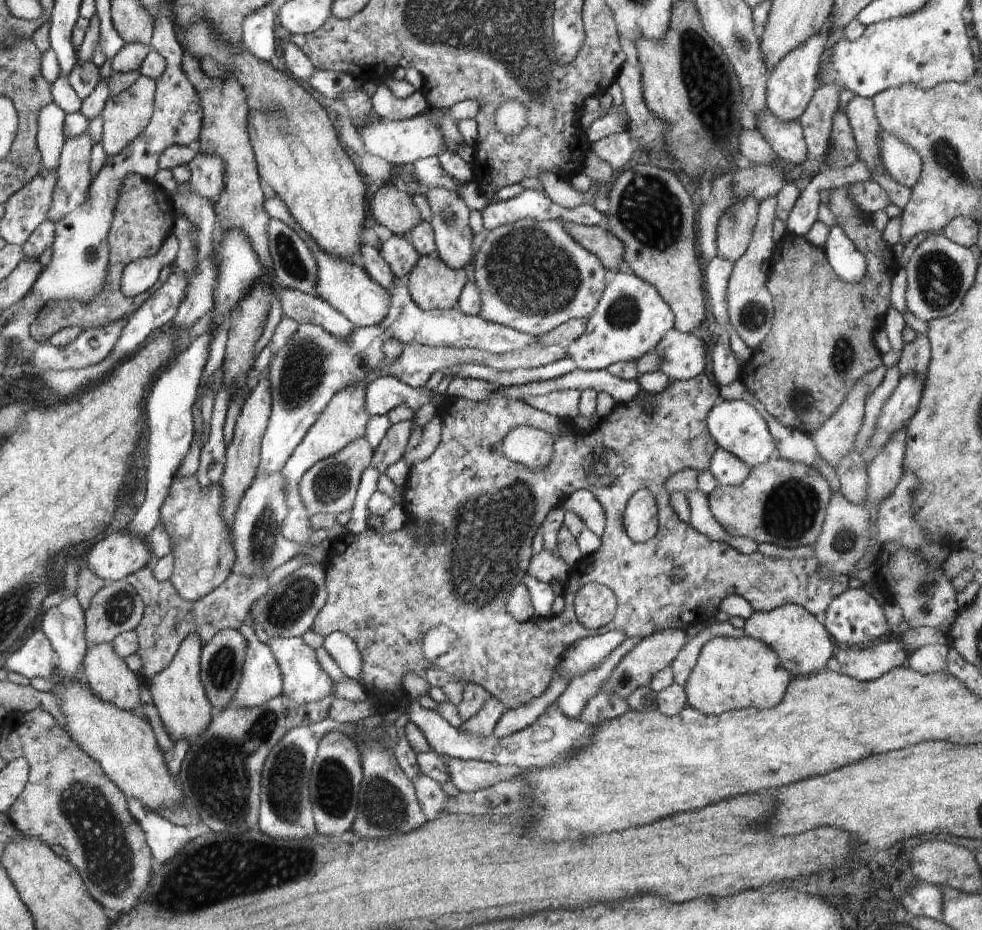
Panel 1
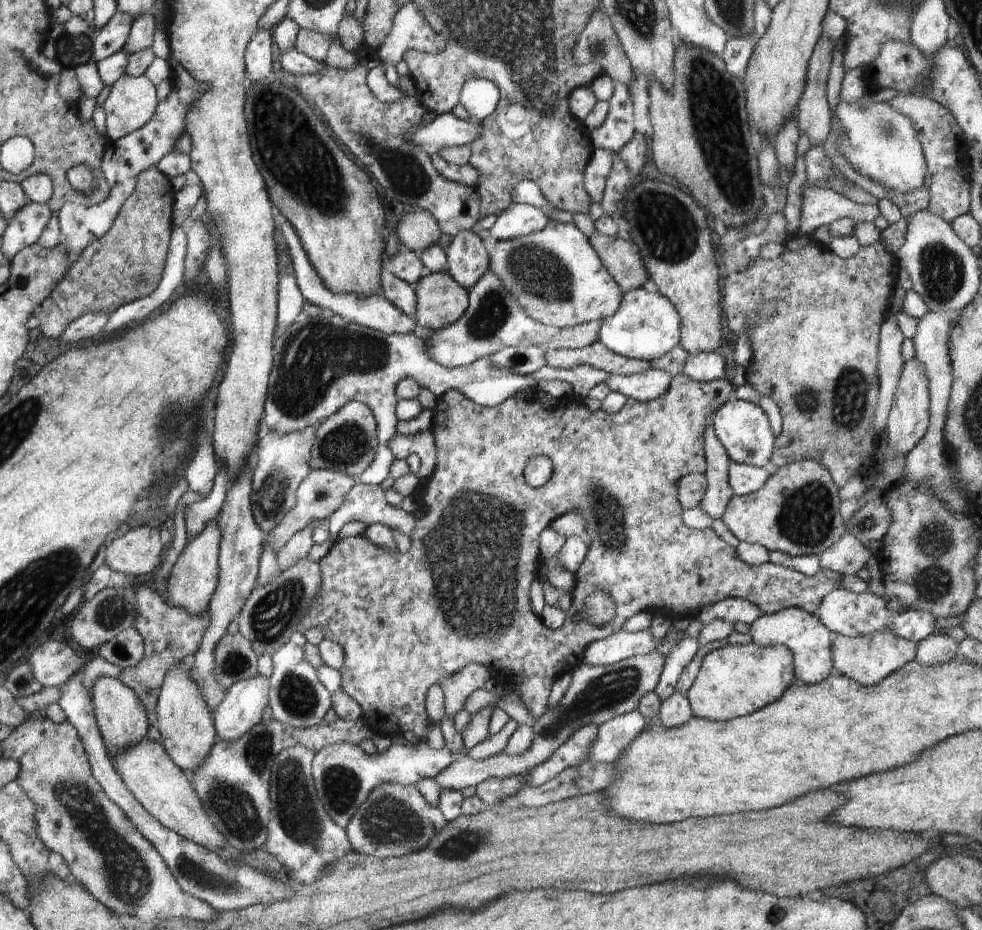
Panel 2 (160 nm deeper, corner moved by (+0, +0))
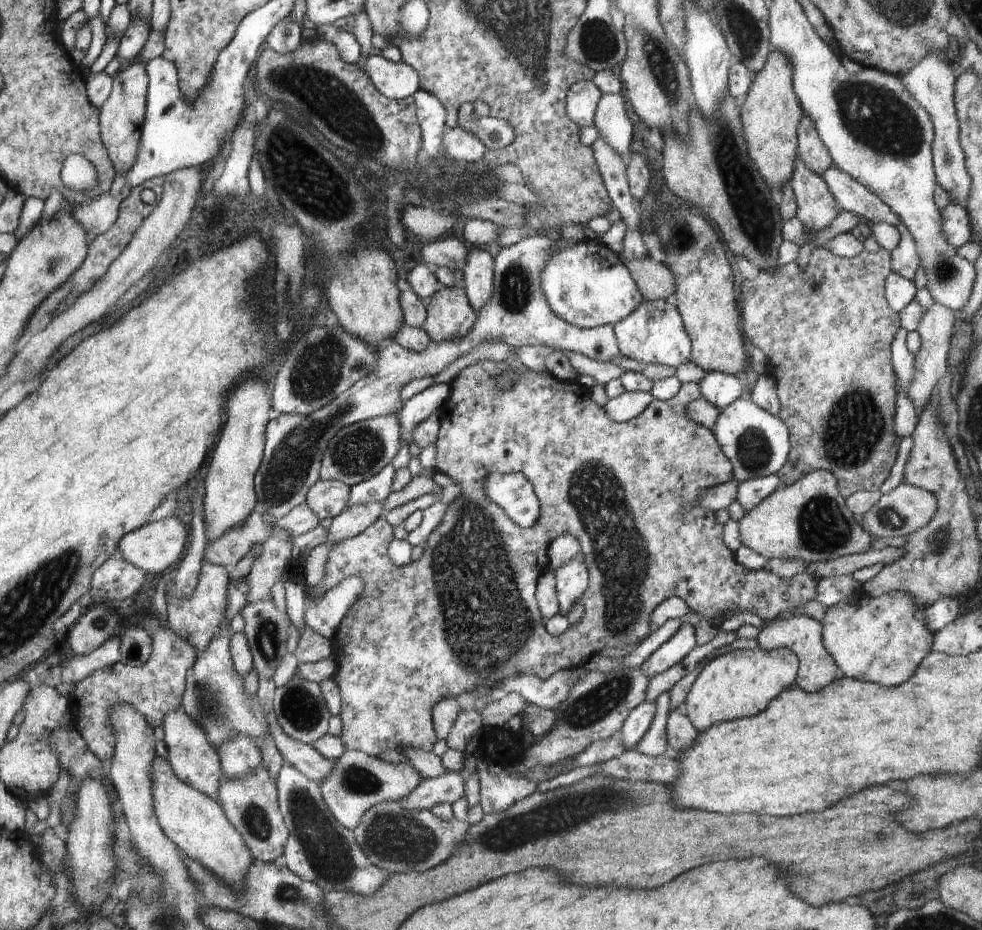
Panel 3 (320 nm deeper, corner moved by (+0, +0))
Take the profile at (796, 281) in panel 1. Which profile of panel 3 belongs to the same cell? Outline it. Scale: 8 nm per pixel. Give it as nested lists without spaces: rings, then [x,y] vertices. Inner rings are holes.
[[[814,248],[810,252],[809,261],[805,269],[801,269],[794,262],[777,264],[774,271],[760,271],[755,279],[744,279],[740,282],[742,302],[739,313],[741,314],[741,330],[744,338],[750,340],[755,347],[760,348],[768,357],[766,373],[775,378],[777,395],[781,404],[777,417],[787,426],[791,449],[788,460],[777,474],[783,487],[798,482],[804,475],[814,472],[816,469],[824,469],[831,472],[838,483],[838,490],[845,500],[858,491],[878,491],[882,483],[894,466],[901,436],[896,434],[894,417],[896,412],[897,392],[895,391],[895,370],[891,359],[891,344],[895,332],[900,328],[899,313],[890,308],[884,295],[887,276],[892,272],[891,252],[880,249],[871,253],[866,250],[855,257],[839,257],[822,248]]]

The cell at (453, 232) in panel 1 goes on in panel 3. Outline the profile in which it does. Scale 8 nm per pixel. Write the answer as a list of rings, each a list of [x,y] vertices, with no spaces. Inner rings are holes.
[[[470,250],[464,267],[465,293],[478,313],[489,304],[494,288],[494,259],[487,251]]]

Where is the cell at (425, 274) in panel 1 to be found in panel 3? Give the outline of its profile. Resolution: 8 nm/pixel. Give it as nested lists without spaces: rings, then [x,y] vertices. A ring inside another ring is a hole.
[[[461,286],[440,287],[427,308],[423,329],[434,343],[465,337],[475,325],[477,312]]]

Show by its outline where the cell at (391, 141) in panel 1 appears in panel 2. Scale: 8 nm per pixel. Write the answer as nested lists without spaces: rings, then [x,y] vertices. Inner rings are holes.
[[[454,113],[424,116],[418,130],[411,135],[411,141],[423,148],[426,154],[437,152],[442,147],[470,145],[482,136],[482,121],[470,117],[460,119]]]

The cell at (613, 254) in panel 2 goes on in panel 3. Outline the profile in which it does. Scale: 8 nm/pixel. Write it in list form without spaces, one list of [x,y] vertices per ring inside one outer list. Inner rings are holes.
[[[616,253],[619,261],[630,271],[640,294],[647,301],[673,301],[677,282],[672,271],[648,256],[642,260],[626,259],[622,253]]]

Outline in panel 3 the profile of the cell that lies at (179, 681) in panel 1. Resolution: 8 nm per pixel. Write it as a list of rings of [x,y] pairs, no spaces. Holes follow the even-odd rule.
[[[182,709],[167,712],[162,727],[165,734],[164,744],[168,751],[167,759],[178,780],[216,801],[219,798],[219,786],[224,776],[218,751],[208,742],[205,731]]]

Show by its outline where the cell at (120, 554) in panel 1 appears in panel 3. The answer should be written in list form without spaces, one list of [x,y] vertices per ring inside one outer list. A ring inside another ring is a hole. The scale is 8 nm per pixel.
[[[165,517],[161,520],[146,523],[144,526],[126,533],[118,543],[123,557],[134,566],[145,570],[149,576],[160,574],[178,562],[189,542],[189,526],[179,517]]]

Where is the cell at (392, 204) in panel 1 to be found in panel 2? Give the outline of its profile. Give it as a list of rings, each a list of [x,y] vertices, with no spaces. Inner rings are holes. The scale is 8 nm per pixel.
[[[408,208],[407,211],[396,228],[404,249],[418,254],[437,244],[443,233],[437,220],[424,209]]]

